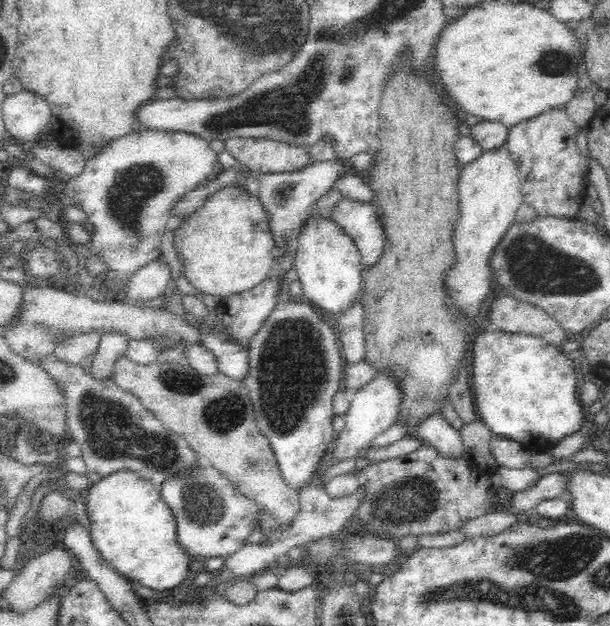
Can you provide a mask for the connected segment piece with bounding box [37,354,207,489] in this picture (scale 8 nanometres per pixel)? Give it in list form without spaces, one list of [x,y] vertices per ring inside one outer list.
[[[54,354],[42,355],[37,363],[50,376],[58,380],[66,393],[68,424],[73,440],[81,446],[80,457],[83,458],[88,473],[95,472],[106,478],[116,472],[131,472],[150,481],[152,485],[160,489],[168,480],[186,476],[186,474],[196,472],[206,466],[205,459],[190,447],[185,438],[166,428],[166,425],[142,404],[138,396],[134,395],[132,391],[120,388],[120,385],[114,381],[114,377],[103,379],[94,377],[86,372],[81,363],[70,364],[65,360],[58,359]]]

